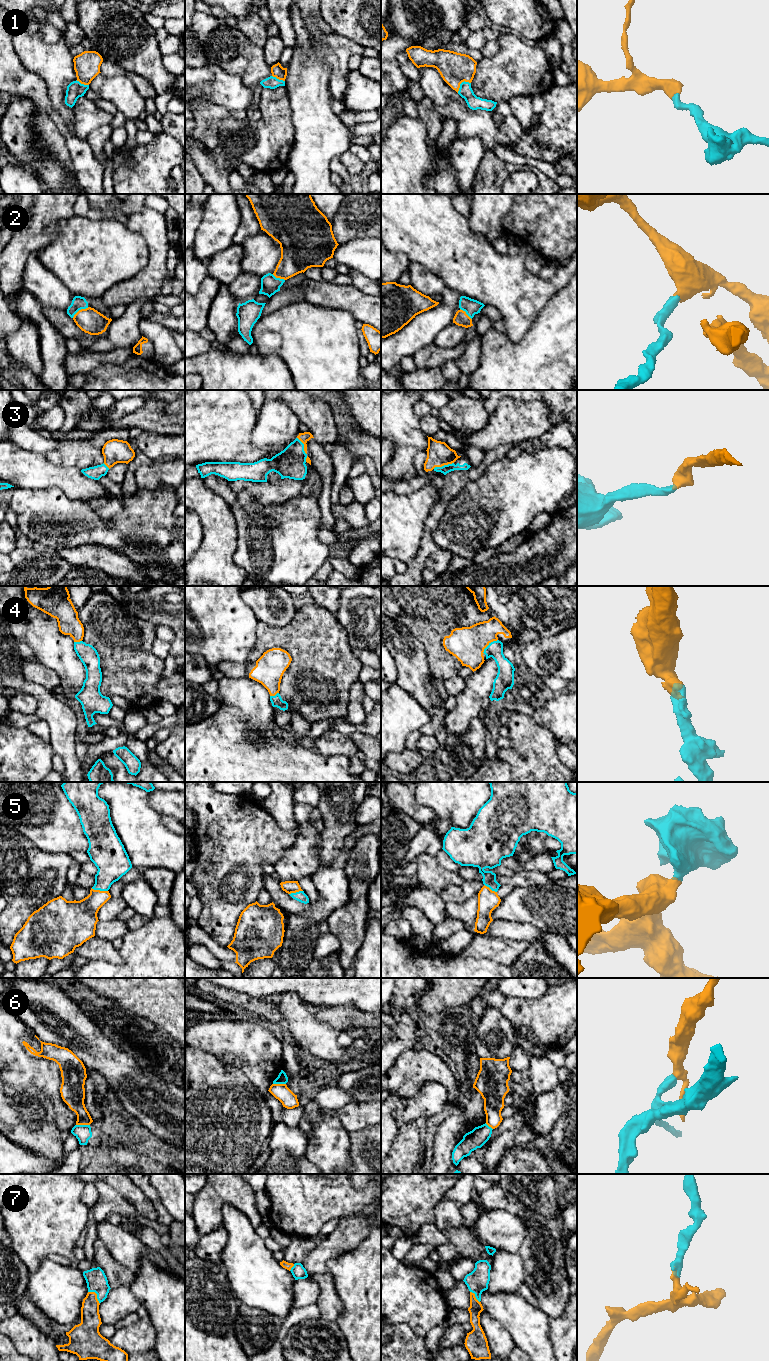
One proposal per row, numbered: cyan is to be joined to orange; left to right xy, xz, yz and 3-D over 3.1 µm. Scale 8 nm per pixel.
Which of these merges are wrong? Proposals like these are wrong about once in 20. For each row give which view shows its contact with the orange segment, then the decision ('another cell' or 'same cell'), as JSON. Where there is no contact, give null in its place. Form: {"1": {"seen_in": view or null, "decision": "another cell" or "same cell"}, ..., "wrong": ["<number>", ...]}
{"1": {"seen_in": "yz", "decision": "same cell"}, "2": {"seen_in": "xy", "decision": "same cell"}, "3": {"seen_in": "yz", "decision": "same cell"}, "4": {"seen_in": "yz", "decision": "same cell"}, "5": {"seen_in": "xy", "decision": "same cell"}, "6": {"seen_in": "xy", "decision": "another cell"}, "7": {"seen_in": "xy", "decision": "same cell"}, "wrong": ["6"]}

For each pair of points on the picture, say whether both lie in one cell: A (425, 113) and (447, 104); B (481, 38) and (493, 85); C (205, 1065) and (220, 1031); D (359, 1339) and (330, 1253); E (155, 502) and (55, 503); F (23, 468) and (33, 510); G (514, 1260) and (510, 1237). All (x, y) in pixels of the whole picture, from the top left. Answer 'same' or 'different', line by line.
A: different
B: different
C: different
D: different
E: same
F: different
G: different

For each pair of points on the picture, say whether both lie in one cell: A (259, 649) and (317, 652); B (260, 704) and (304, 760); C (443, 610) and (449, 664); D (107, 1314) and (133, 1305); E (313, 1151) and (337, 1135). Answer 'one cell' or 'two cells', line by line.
A: one cell
B: two cells
C: one cell
D: one cell
E: one cell

